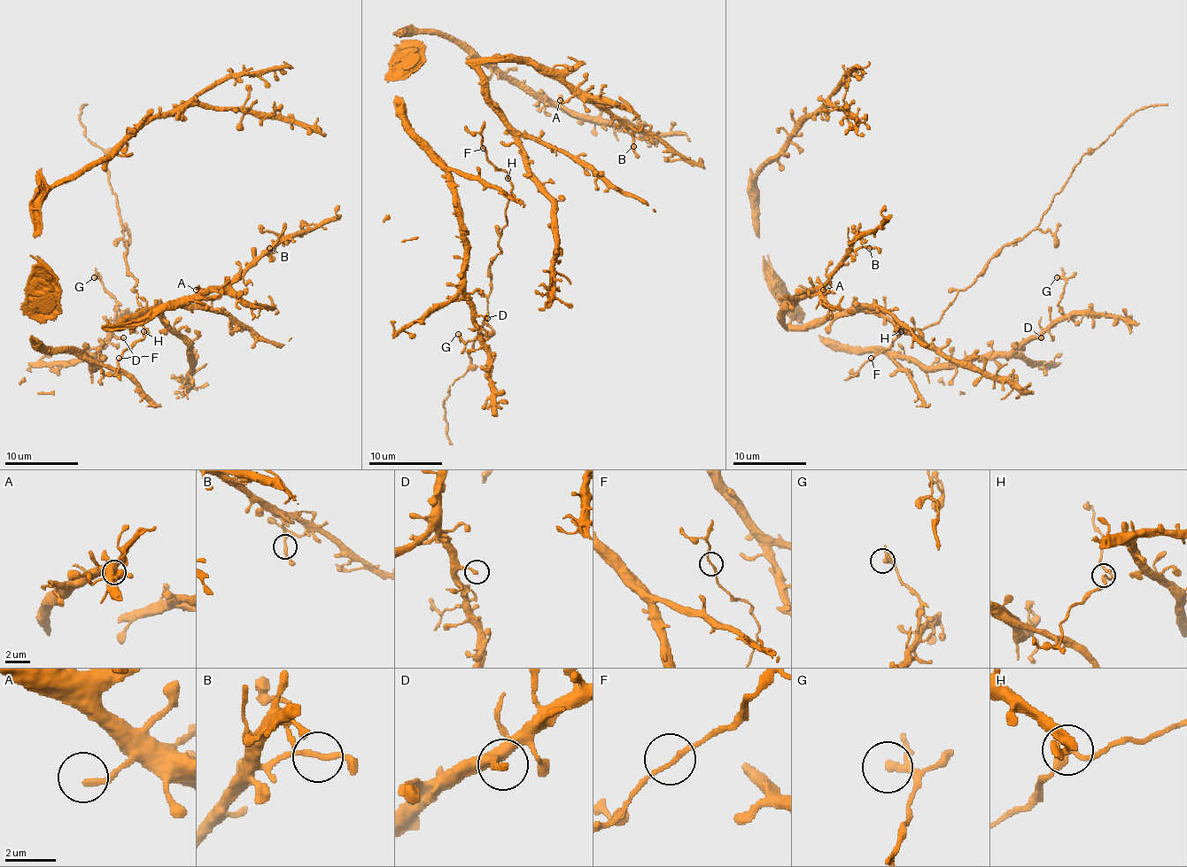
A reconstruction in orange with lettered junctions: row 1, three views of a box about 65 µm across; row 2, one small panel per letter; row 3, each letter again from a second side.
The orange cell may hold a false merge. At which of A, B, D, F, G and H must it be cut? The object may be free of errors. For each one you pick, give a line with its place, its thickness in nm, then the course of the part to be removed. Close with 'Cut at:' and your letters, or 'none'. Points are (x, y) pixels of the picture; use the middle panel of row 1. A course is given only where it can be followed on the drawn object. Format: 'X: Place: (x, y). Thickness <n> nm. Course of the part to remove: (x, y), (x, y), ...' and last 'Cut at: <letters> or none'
Cut at: none

